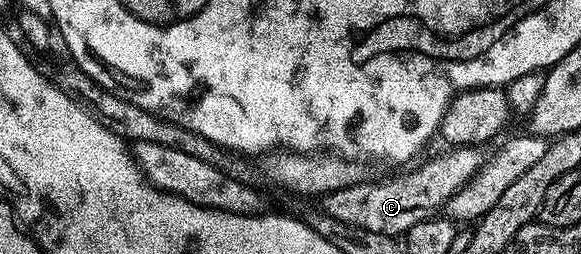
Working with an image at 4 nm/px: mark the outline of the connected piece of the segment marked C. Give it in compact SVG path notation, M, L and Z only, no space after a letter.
M455 146L447 151L451 152L443 152L421 168L395 176L392 180L379 180L376 184L344 183L343 187L322 197L321 209L325 215L347 223L349 227L402 237L410 228L417 226L417 222L432 219L436 215L435 210L468 184L485 162L485 156L479 153L482 151L475 146Z

